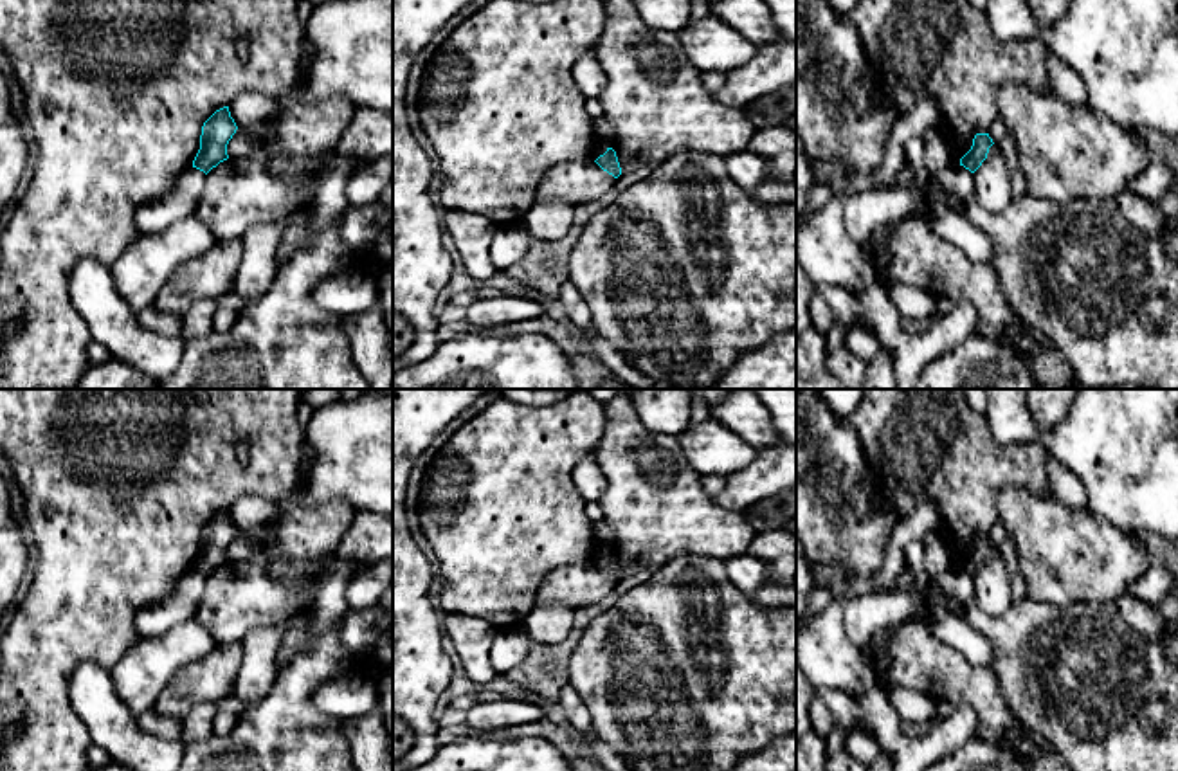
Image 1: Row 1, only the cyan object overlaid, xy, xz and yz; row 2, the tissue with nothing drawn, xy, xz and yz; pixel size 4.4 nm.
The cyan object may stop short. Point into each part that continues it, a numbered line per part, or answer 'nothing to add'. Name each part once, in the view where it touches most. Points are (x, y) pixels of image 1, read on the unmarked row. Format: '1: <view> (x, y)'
nothing to add

